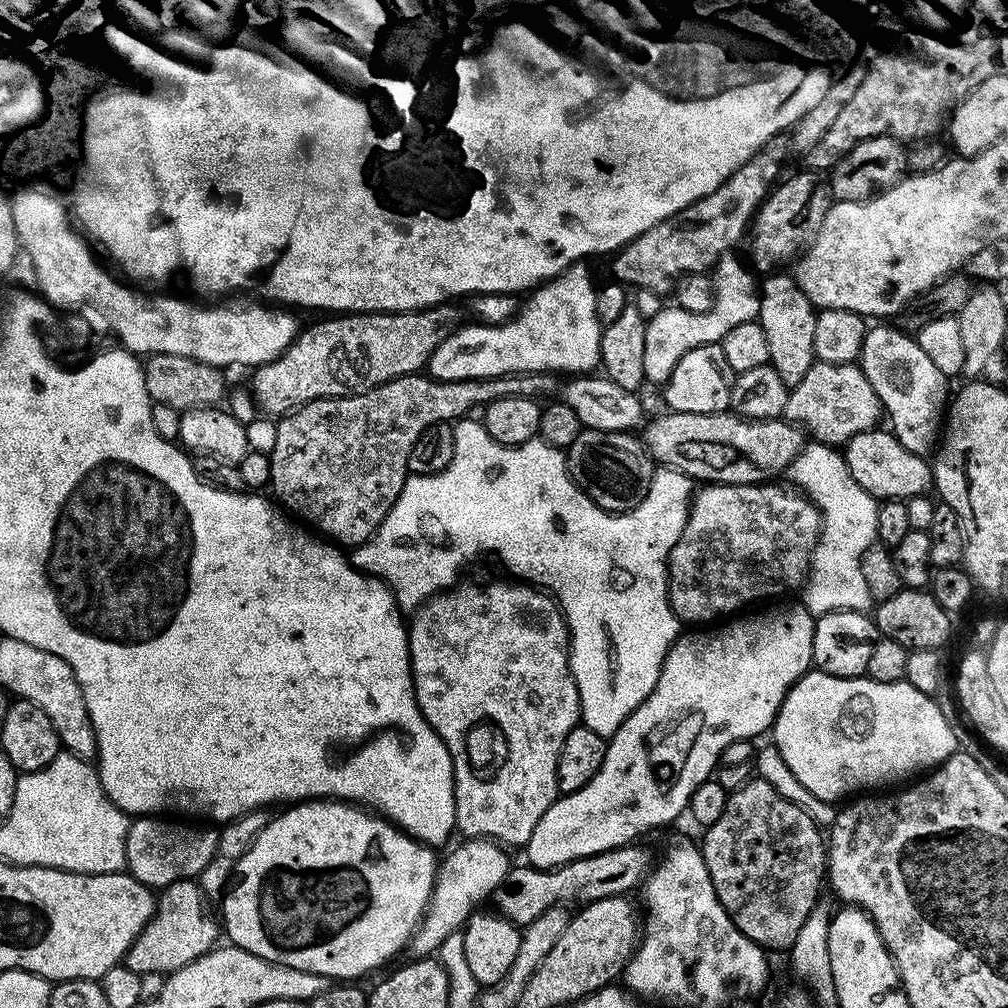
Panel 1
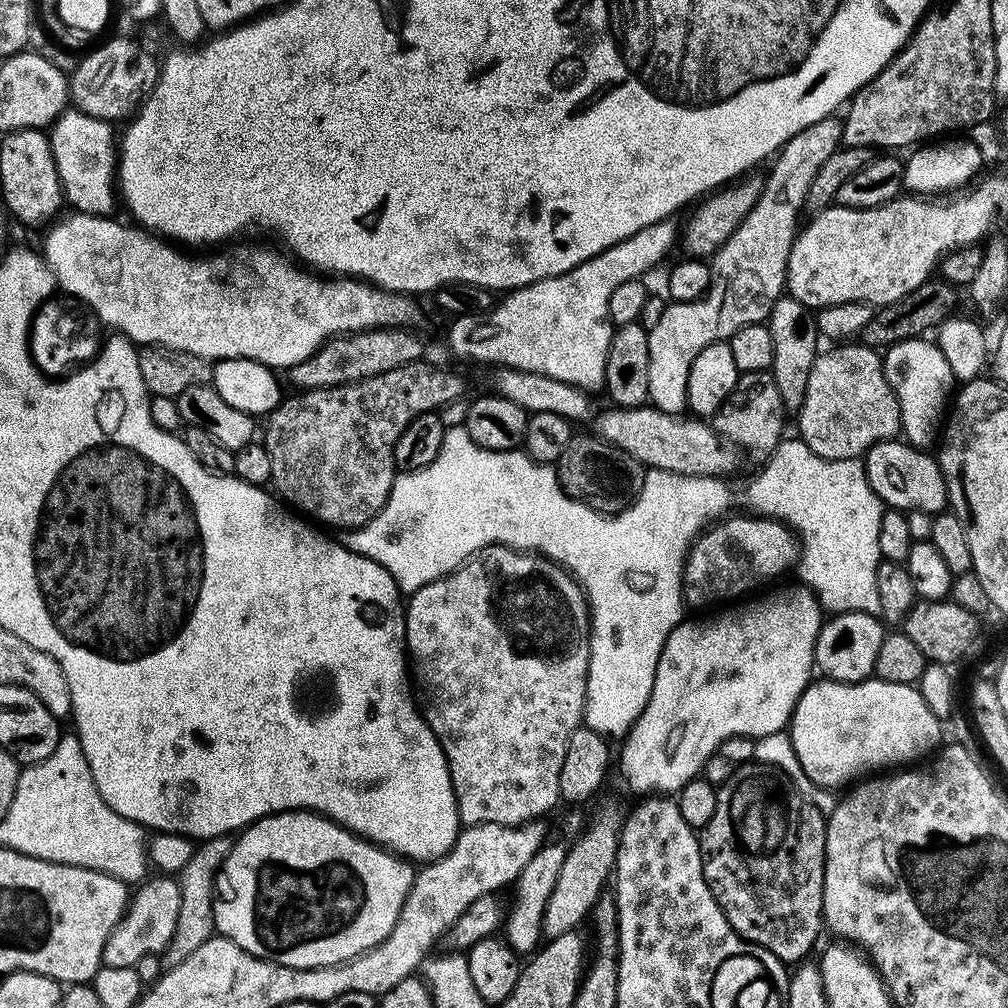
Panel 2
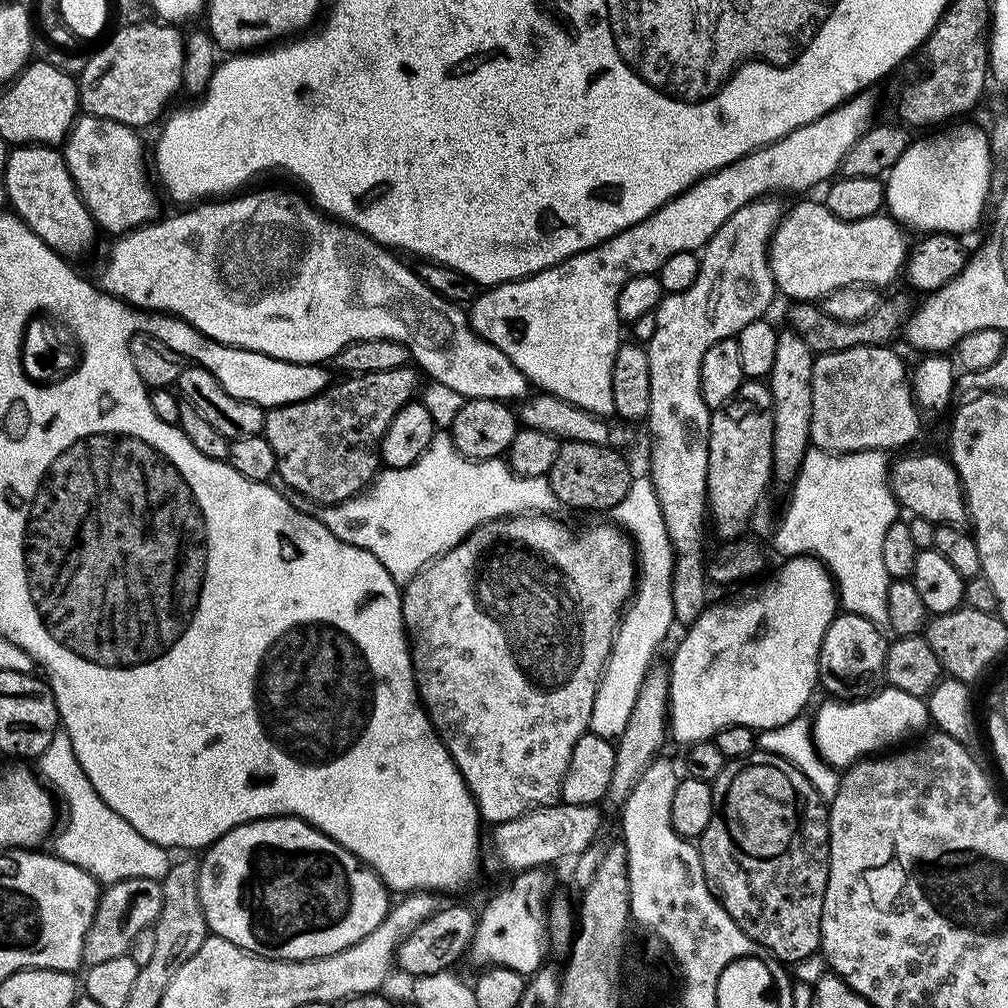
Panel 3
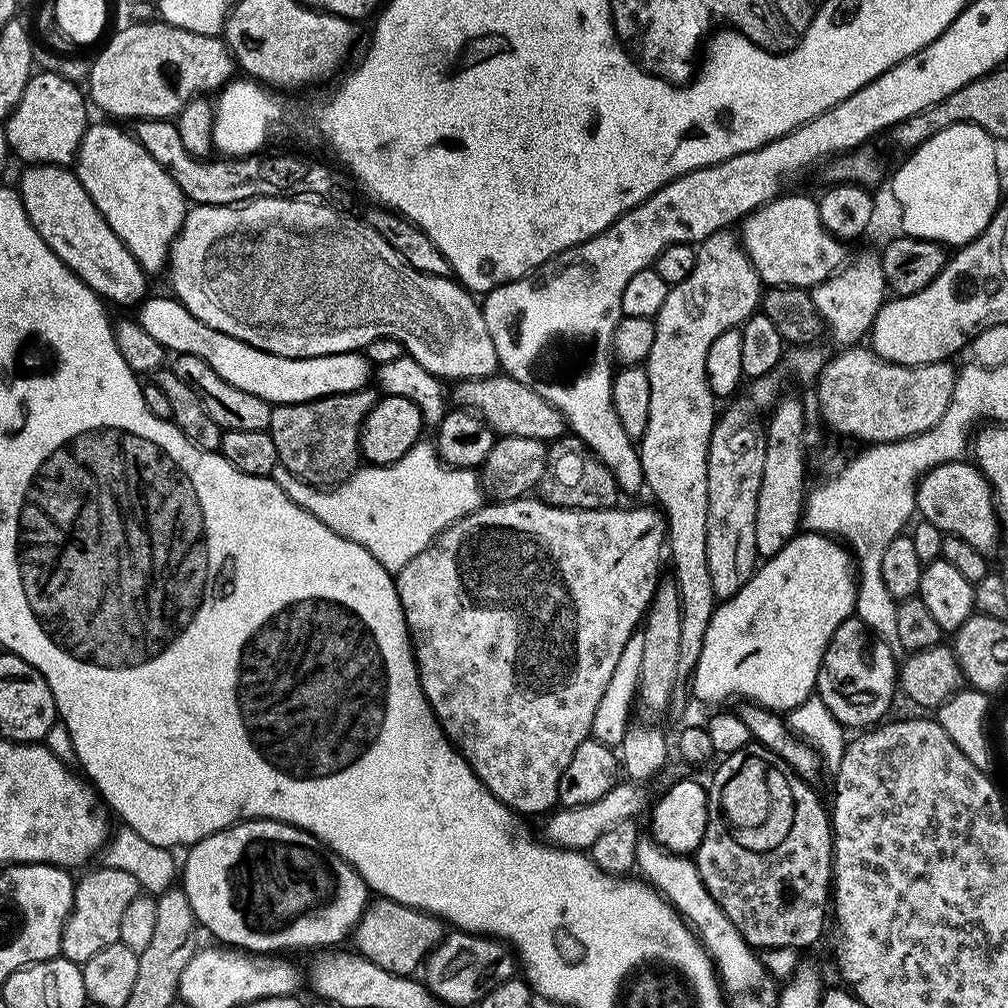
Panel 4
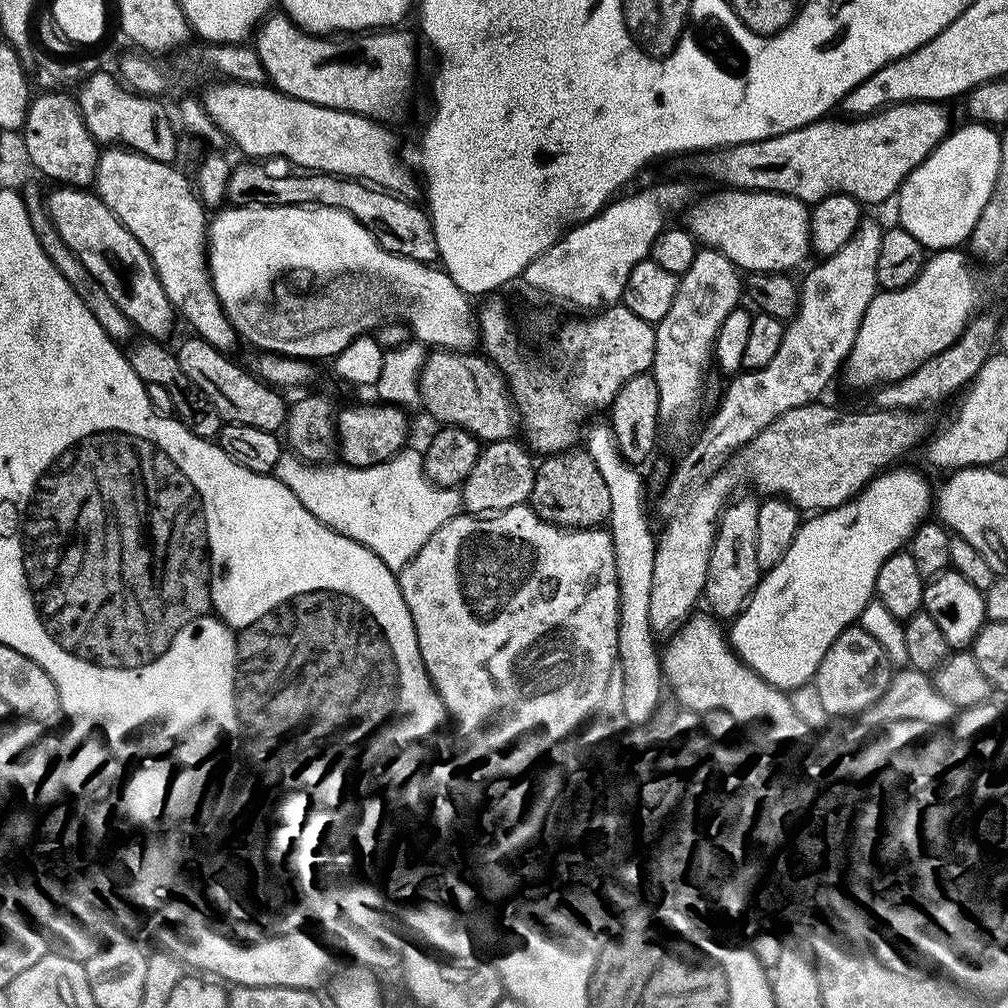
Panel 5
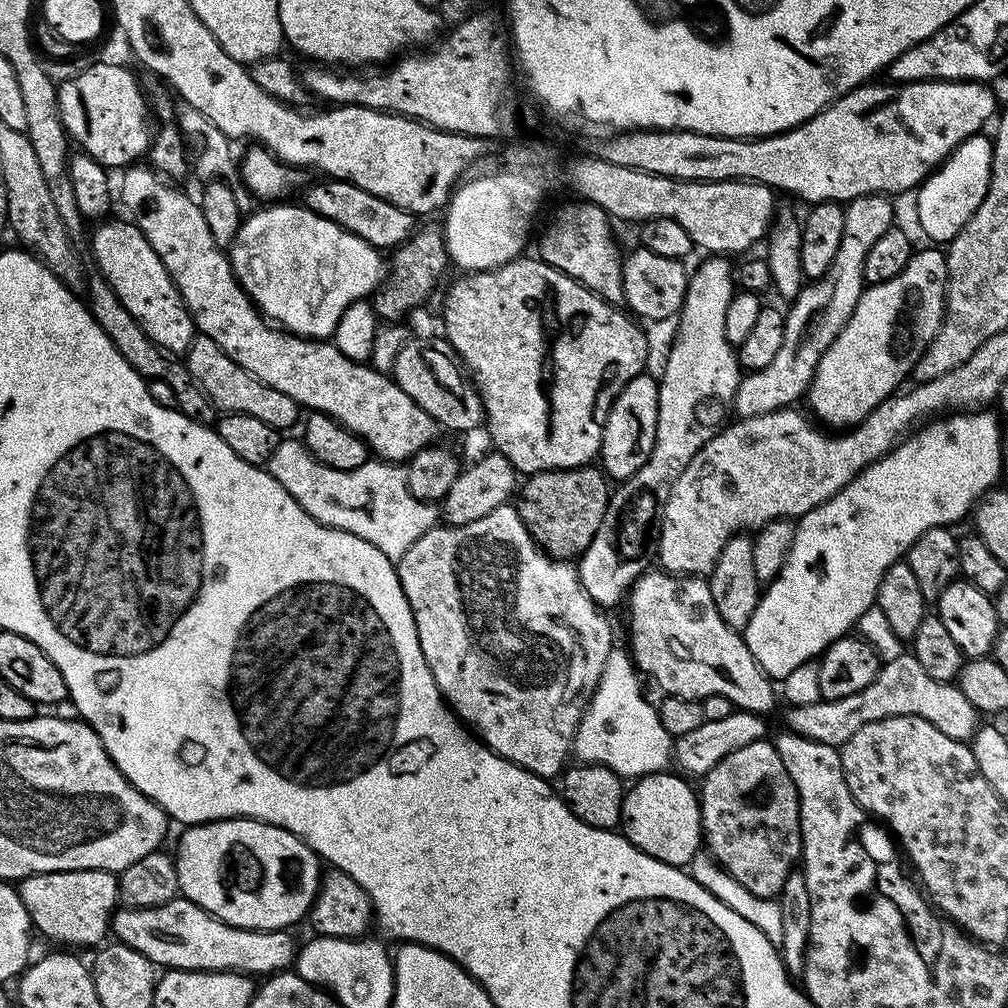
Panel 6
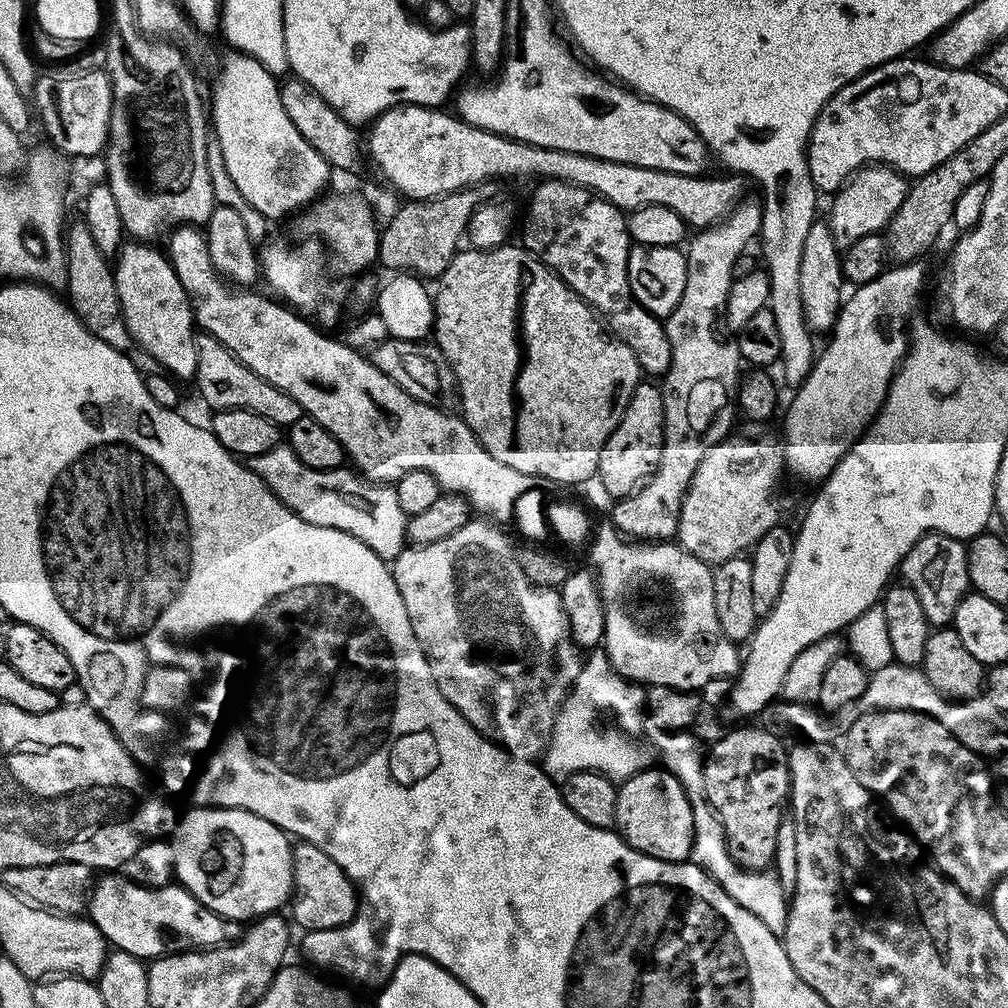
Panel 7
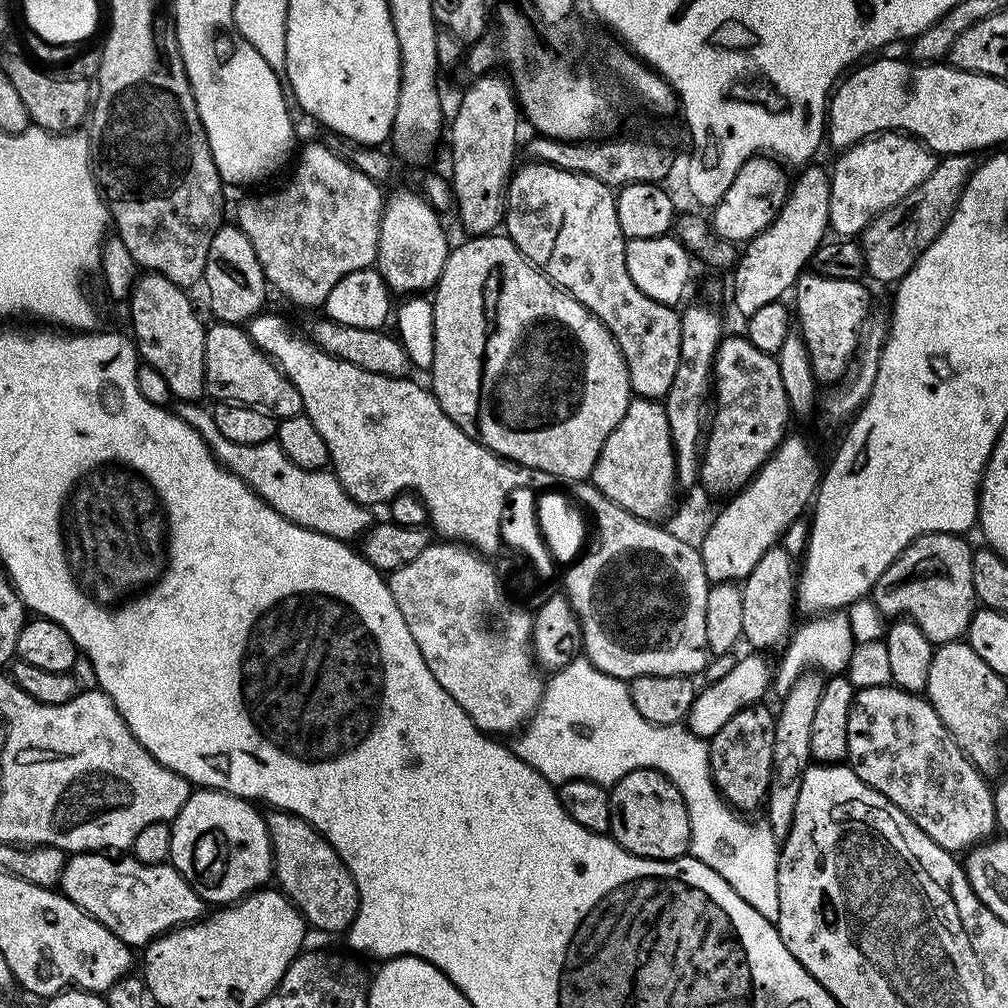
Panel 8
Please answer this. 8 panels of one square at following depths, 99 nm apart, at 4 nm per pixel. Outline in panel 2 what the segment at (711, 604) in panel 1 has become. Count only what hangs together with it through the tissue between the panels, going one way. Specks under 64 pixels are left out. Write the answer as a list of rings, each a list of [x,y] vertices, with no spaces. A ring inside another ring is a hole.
[[[743,515],[713,523],[688,549],[688,556],[684,559],[685,605],[708,608],[711,604],[739,601],[768,586],[763,584],[778,579],[787,568],[795,564],[797,567],[802,549],[787,524],[766,516]]]

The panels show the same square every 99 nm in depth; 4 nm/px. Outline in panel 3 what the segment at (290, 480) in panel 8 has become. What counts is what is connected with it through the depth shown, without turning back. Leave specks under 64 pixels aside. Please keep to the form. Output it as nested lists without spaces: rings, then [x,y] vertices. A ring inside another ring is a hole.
[[[437,430],[430,446],[426,446],[423,454],[410,466],[385,467],[359,496],[343,500],[341,504],[323,505],[319,509],[318,519],[326,526],[326,530],[330,530],[330,534],[342,542],[374,554],[374,558],[386,566],[390,578],[403,586],[431,561],[462,543],[478,526],[505,516],[552,514],[555,508],[558,508],[558,501],[545,477],[519,476],[500,458],[468,460],[452,445],[452,437],[447,431]]]

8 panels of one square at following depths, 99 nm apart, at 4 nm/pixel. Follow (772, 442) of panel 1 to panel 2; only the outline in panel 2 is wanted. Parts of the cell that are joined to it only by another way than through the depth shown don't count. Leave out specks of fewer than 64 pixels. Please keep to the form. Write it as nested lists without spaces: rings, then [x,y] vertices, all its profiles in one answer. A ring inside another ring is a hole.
[[[608,406],[605,412],[595,413],[590,427],[601,440],[630,454],[630,458],[643,464],[645,469],[670,470],[679,476],[728,478],[727,476],[736,468],[737,449],[725,442],[711,423],[700,418],[684,419],[659,412],[651,406],[643,408]]]

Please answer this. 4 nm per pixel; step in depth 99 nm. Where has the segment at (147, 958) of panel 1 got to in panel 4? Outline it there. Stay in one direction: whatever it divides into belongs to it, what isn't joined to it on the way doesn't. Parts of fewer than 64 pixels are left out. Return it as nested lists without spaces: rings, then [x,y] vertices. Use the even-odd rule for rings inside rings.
[[[103,866],[97,868],[97,872],[88,872],[81,880],[79,877],[75,881],[72,912],[64,924],[60,943],[60,956],[81,966],[94,958],[98,950],[106,950],[106,946],[119,941],[122,914],[126,914],[126,906],[130,906],[130,902],[134,902],[134,898],[142,892],[134,874]]]

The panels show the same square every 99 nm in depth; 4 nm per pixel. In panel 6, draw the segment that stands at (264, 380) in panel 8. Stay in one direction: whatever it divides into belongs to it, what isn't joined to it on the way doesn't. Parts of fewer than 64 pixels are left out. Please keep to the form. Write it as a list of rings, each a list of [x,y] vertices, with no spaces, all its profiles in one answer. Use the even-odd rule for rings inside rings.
[[[199,334],[193,336],[186,353],[186,363],[192,377],[199,382],[200,389],[221,413],[251,414],[261,422],[266,422],[266,426],[274,426],[277,430],[285,430],[284,428],[290,427],[296,419],[296,423],[301,419],[302,409],[294,402],[294,398],[282,394],[282,390],[266,386],[261,380],[242,370],[242,366],[230,359],[218,346],[218,342],[214,342],[214,338]]]

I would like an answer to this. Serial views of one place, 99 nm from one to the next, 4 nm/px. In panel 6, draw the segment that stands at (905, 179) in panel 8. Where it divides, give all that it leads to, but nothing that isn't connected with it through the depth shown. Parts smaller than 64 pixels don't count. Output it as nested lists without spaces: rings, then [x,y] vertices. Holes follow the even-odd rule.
[[[887,195],[859,196],[847,201],[844,213],[846,226],[842,229],[842,242],[826,270],[817,280],[805,283],[800,293],[791,301],[792,309],[787,309],[784,317],[784,337],[782,347],[774,362],[757,372],[741,375],[736,391],[734,412],[737,417],[757,416],[767,412],[777,412],[779,408],[795,405],[796,399],[803,397],[812,384],[818,370],[822,354],[838,338],[842,326],[854,314],[858,298],[864,293],[864,267],[866,254],[874,250],[874,242],[894,226],[892,204]]]

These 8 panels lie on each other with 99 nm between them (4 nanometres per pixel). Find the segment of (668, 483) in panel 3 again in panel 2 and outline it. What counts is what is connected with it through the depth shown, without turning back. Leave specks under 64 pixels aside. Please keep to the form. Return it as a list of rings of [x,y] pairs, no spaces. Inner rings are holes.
[[[830,115],[825,120],[814,122],[806,126],[806,130],[791,136],[782,145],[771,161],[773,164],[768,176],[763,177],[764,189],[758,202],[754,202],[746,218],[740,220],[734,234],[730,234],[730,238],[726,238],[726,242],[710,258],[712,273],[706,294],[694,302],[669,303],[658,324],[648,330],[650,350],[648,399],[651,407],[658,409],[659,412],[680,416],[687,409],[686,382],[690,378],[690,366],[694,366],[694,358],[698,358],[698,354],[702,354],[706,346],[717,344],[719,340],[730,339],[735,332],[742,330],[742,326],[763,324],[767,321],[772,307],[786,288],[790,250],[796,241],[798,225],[801,223],[800,211],[803,213],[808,203],[810,182],[814,182],[814,174],[818,174],[820,167],[826,163],[826,158],[830,158],[830,154],[834,154],[836,149],[841,147],[844,125],[836,119],[835,115]]]

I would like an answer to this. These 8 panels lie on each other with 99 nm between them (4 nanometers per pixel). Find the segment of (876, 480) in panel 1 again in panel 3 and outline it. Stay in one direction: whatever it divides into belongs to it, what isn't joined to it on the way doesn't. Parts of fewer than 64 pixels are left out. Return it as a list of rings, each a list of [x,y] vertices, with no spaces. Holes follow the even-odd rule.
[[[904,456],[901,460],[893,459],[888,469],[888,484],[897,505],[901,509],[909,508],[912,516],[921,516],[930,523],[963,525],[968,520],[968,505],[964,503],[964,487],[960,484],[960,475],[954,470],[951,460],[940,456]]]

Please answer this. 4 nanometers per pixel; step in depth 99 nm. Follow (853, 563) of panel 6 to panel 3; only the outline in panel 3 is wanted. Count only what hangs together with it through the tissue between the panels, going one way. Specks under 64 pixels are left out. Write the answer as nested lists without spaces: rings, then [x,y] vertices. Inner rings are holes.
[[[793,556],[785,559],[783,563],[784,565],[769,580],[761,579],[756,582],[761,582],[761,584],[753,583],[751,586],[741,587],[739,589],[741,592],[737,596],[732,596],[729,600],[722,601],[721,604],[709,603],[703,614],[692,624],[687,625],[685,632],[688,633],[681,638],[680,645],[677,646],[676,653],[672,656],[672,664],[667,665],[671,739],[676,739],[678,743],[684,744],[683,746],[691,746],[703,740],[713,739],[723,728],[730,726],[746,726],[753,730],[781,727],[805,711],[803,708],[807,706],[812,691],[817,691],[818,688],[820,647],[822,638],[826,638],[826,630],[830,626],[830,622],[838,615],[838,597],[832,575],[815,556]]]

